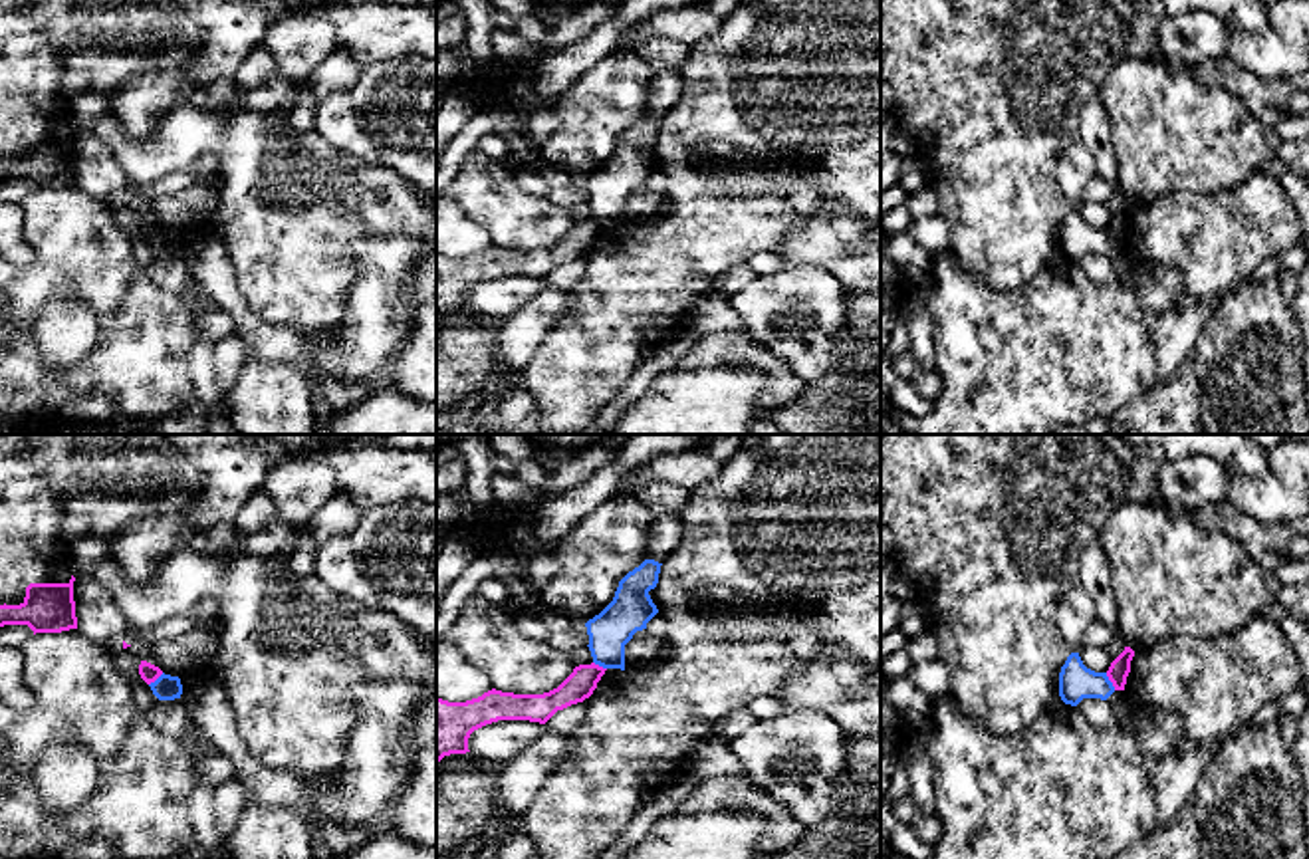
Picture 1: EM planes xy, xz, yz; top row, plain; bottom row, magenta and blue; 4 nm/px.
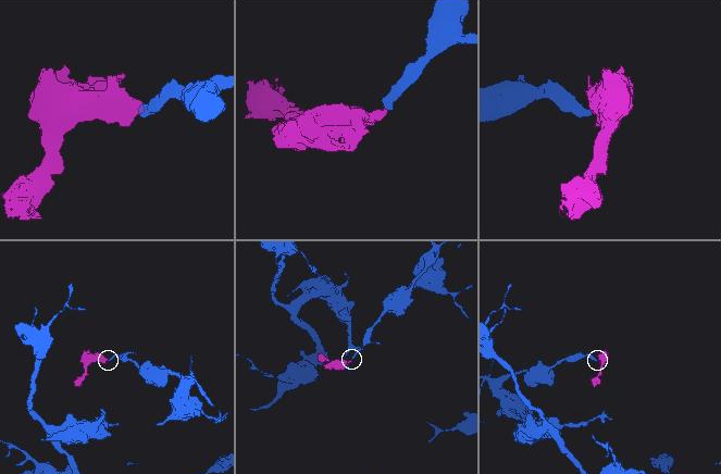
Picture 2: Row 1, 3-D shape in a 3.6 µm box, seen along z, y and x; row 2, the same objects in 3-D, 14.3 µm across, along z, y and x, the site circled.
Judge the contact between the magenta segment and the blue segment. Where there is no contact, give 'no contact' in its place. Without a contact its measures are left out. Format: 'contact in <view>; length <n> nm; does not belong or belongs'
contact in yz; length 80 nm; does not belong

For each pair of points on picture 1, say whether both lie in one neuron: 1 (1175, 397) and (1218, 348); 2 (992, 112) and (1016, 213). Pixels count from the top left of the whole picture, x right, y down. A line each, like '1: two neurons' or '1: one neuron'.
1: one neuron
2: one neuron

